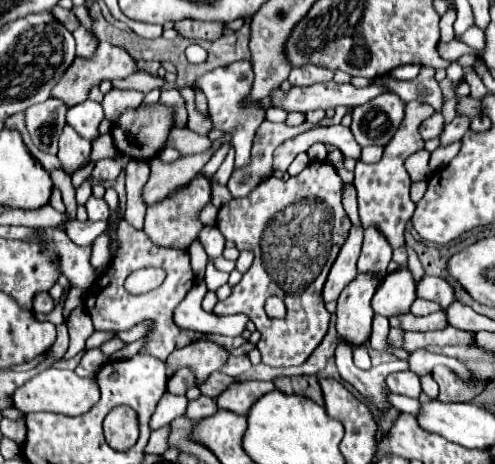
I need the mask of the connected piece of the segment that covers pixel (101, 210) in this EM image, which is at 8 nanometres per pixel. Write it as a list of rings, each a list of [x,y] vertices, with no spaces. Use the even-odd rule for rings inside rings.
[[[90,196],[86,202],[86,210],[88,210],[90,220],[108,220],[108,216],[110,216],[110,210],[108,210],[108,204],[104,202],[104,198]]]

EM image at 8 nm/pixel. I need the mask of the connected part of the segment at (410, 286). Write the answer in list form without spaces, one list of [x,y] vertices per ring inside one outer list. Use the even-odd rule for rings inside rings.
[[[396,270],[392,274],[386,274],[372,298],[372,310],[386,318],[410,312],[410,306],[416,300],[414,286],[416,282],[410,270]]]

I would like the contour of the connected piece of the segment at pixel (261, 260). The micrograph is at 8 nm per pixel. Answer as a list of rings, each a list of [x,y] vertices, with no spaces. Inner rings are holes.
[[[310,162],[300,174],[290,176],[286,182],[280,182],[280,178],[272,176],[266,182],[262,182],[252,194],[244,198],[232,198],[218,210],[216,226],[222,232],[222,236],[226,240],[232,240],[238,250],[254,252],[254,262],[240,280],[240,284],[232,288],[230,298],[216,304],[214,314],[246,314],[256,324],[256,330],[262,334],[256,346],[262,354],[262,362],[268,366],[304,364],[328,332],[330,312],[326,310],[322,300],[322,286],[332,268],[332,262],[340,252],[340,246],[344,244],[344,238],[348,236],[348,230],[352,228],[348,214],[342,206],[342,194],[344,182],[338,170],[328,162]],[[268,296],[278,296],[286,302],[288,314],[284,320],[272,320],[266,316],[264,302]]]

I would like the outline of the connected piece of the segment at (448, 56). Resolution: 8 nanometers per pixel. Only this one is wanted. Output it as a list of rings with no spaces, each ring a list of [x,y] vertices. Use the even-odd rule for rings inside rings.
[[[440,42],[438,44],[438,54],[444,58],[444,60],[458,60],[462,54],[468,54],[468,52],[472,52],[464,42],[448,42],[448,44],[444,44],[444,42]]]

